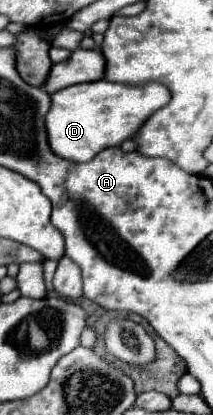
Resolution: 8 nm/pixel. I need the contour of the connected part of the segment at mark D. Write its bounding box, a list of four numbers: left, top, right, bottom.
[46,80,170,162]

